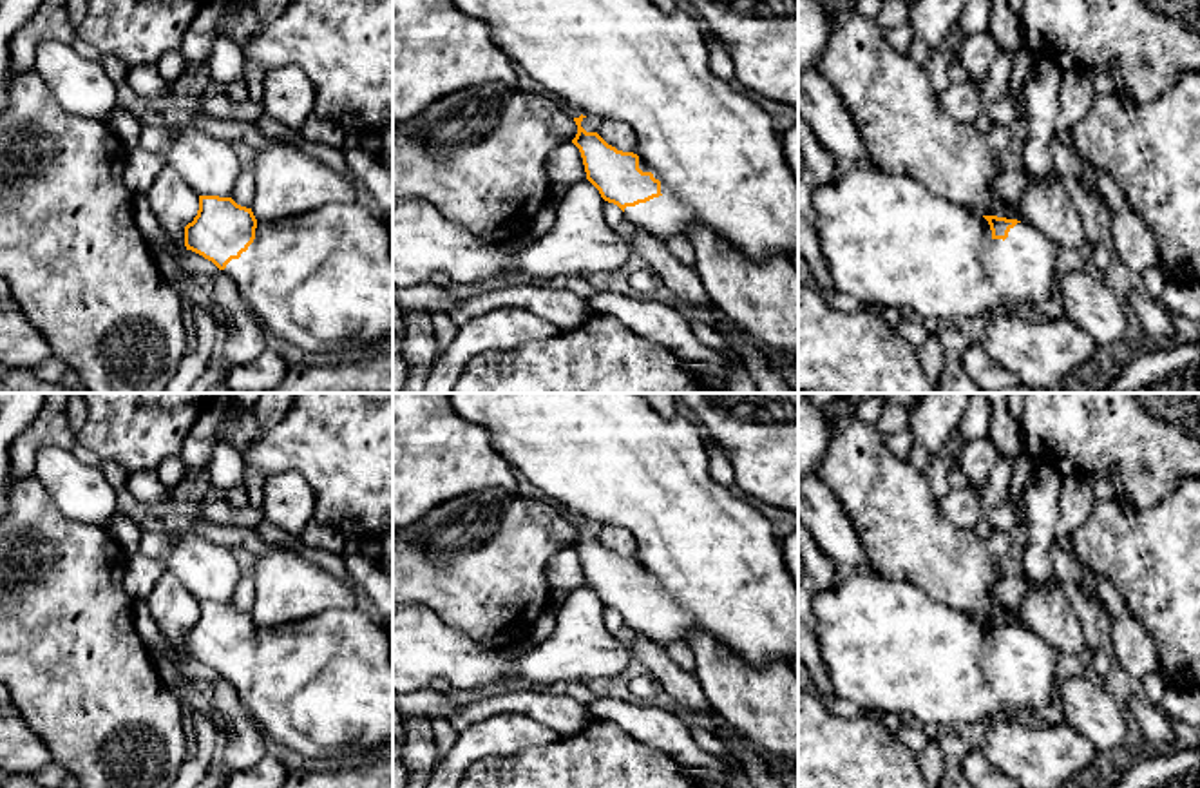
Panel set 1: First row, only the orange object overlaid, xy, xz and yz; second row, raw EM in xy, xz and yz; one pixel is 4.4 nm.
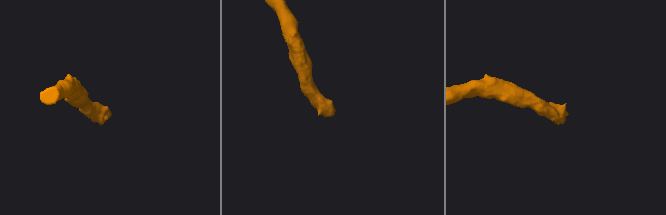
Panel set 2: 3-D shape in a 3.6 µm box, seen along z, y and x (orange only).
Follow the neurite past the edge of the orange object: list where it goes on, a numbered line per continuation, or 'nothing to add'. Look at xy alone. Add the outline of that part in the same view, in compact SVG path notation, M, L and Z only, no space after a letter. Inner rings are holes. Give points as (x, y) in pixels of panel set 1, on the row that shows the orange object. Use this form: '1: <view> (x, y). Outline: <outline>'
1: xy (323, 279). Outline: M329 203L279 221L257 221L255 239L223 270L261 324L310 353L353 346L358 353L393 341L393 237L380 214L358 203Z

